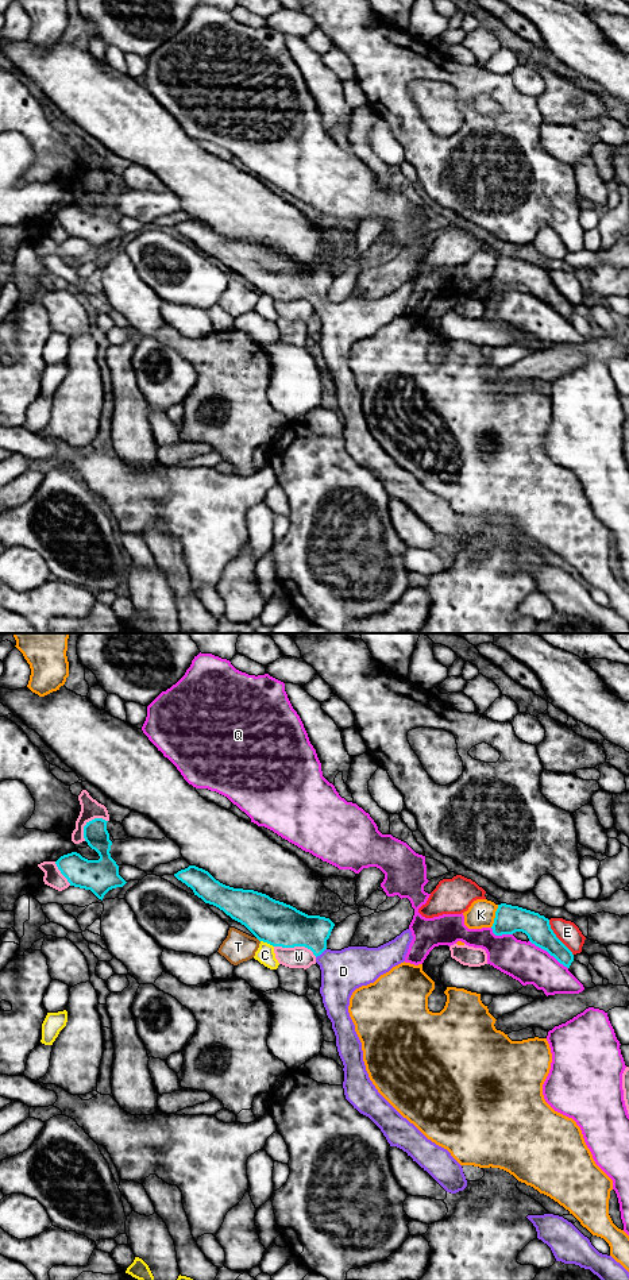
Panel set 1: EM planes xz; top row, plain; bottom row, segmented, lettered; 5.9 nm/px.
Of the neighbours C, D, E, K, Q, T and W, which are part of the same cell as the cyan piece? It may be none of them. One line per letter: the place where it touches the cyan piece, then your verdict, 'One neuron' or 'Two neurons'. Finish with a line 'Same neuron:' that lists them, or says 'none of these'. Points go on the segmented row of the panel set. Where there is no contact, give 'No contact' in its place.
C: Touches cyan at xz (267, 943). Two neurons
D: Touches cyan at xz (320, 953). One neuron
E: Touches cyan at xz (556, 937). Two neurons
K: Touches cyan at xz (496, 916). Two neurons
Q: Touches cyan at xz (548, 952). Two neurons
T: Touches cyan at xz (258, 939). Two neurons
W: Touches cyan at xz (296, 945). Two neurons
Same neuron: D

